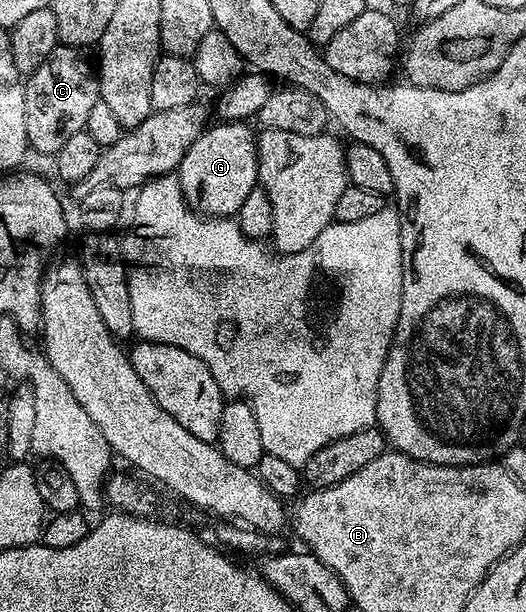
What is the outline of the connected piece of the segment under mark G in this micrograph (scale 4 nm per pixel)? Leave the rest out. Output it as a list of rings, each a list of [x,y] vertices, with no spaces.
[[[220,121],[209,126],[186,149],[182,157],[180,166],[176,168],[174,174],[176,180],[180,182],[180,192],[184,194],[184,201],[193,211],[213,219],[222,219],[235,216],[238,209],[242,209],[242,201],[246,201],[246,196],[258,186],[260,177],[260,157],[256,153],[257,132],[248,128],[249,124],[244,121]]]

